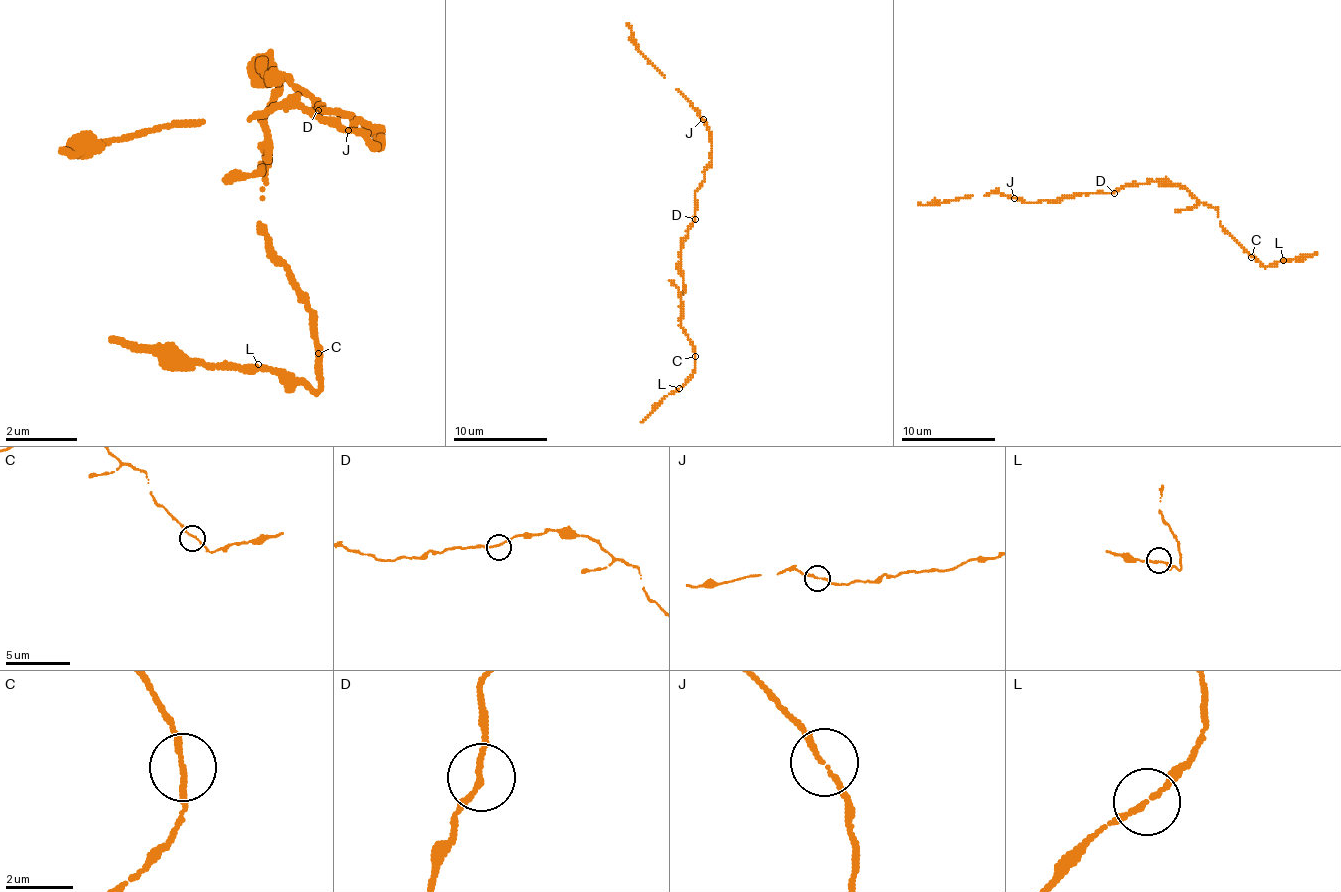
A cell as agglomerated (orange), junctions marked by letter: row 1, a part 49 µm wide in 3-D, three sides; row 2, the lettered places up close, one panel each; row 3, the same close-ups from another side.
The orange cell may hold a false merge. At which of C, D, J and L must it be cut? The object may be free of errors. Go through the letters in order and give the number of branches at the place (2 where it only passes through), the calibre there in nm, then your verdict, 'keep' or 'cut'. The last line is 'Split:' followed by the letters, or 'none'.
C: branches 2; calibre 150 nm; keep
D: branches 2; calibre 150 nm; keep
J: branches 2; calibre 150 nm; keep
L: branches 2; calibre 160 nm; keep
Split: none

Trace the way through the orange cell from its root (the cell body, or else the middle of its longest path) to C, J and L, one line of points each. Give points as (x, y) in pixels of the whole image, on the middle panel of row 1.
C: (688, 235), (681, 250), (683, 294), (678, 325), (693, 344), (695, 356)
J: (688, 235), (688, 226), (695, 219), (695, 191), (704, 179), (704, 167), (711, 160), (709, 127), (702, 120)
L: (688, 235), (681, 250), (683, 294), (678, 325), (693, 346), (695, 368), (678, 389)

